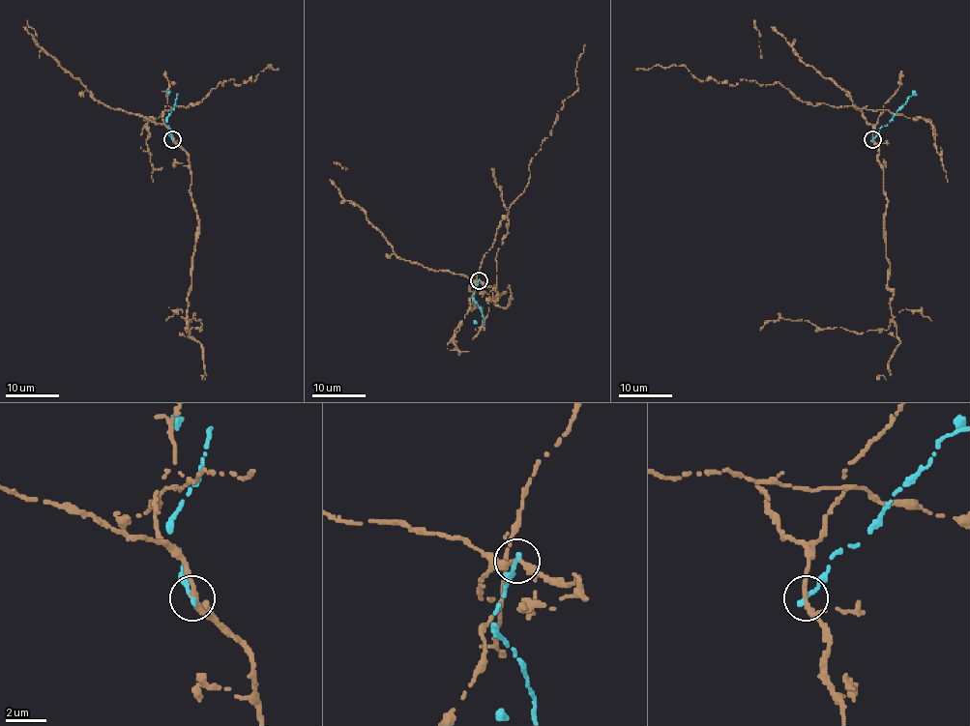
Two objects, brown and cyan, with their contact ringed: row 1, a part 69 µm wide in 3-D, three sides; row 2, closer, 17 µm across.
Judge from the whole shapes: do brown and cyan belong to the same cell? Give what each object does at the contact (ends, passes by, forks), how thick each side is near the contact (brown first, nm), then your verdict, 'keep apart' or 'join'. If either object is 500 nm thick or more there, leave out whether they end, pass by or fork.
brown passes by; cyan ends there; 280 nm thick on the brown side, 280 nm on the other; keep apart

